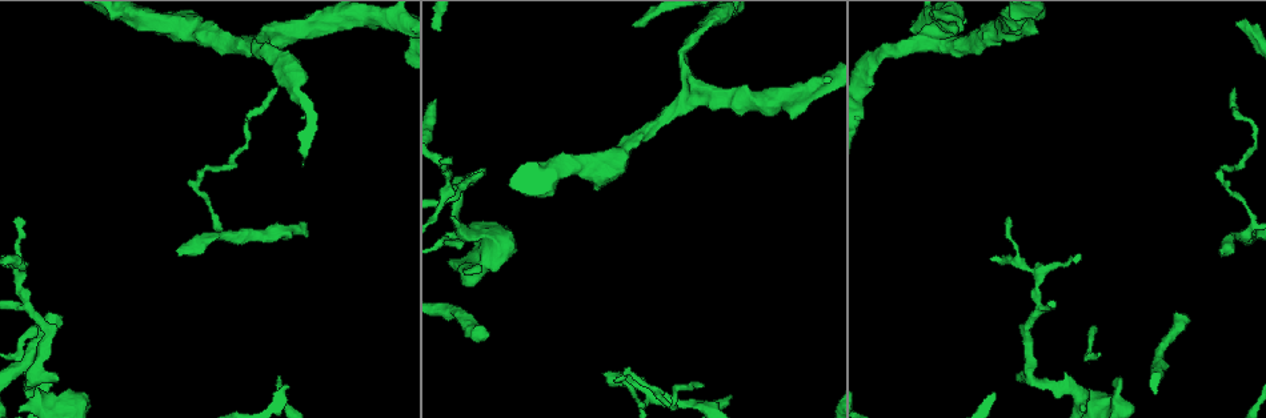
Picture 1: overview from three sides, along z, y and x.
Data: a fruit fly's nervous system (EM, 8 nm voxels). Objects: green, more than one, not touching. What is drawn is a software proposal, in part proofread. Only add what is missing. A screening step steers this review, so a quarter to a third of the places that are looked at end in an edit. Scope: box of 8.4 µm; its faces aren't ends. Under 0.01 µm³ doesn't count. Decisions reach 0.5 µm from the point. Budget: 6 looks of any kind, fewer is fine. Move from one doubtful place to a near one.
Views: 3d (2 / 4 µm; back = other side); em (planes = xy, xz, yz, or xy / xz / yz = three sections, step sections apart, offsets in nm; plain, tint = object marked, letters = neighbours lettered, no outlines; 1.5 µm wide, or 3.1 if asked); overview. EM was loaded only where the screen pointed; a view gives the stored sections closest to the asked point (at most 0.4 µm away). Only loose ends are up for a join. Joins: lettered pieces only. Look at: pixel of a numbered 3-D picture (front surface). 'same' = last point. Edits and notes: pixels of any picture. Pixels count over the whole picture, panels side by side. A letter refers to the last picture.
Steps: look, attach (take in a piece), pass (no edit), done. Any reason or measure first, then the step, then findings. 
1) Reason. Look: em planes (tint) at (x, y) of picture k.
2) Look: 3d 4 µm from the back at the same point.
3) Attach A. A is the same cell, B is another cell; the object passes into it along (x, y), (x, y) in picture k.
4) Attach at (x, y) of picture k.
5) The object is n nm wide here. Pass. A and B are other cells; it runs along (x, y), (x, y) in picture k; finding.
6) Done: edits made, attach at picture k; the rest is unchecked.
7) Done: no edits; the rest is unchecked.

Branch stops here. Look: 3d 4 µm at (444, 157) of picture 1.

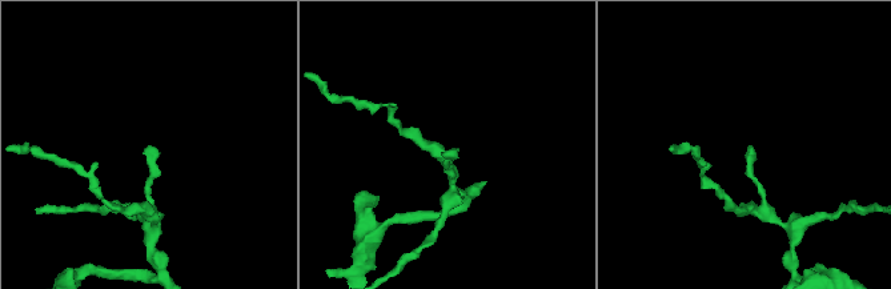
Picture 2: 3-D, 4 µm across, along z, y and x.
Need the tissue. Look: em planes (letters) at (445, 151) of picture 2.

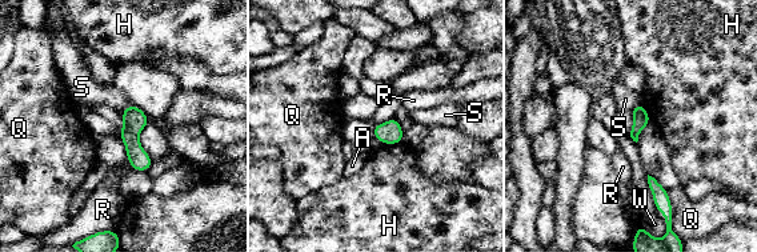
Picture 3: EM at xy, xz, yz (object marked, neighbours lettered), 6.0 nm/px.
Pass. A, H, Q, R, S and W are other cells; it runs along (132, 108), (132, 147), (145, 167) in picture 3; no lettered piece goes on from it.

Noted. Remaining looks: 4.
End of a long branch. Look: em xz step 8 (tint) at (61, 316) of picture 1.

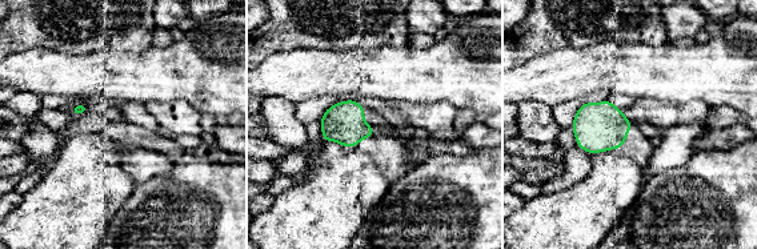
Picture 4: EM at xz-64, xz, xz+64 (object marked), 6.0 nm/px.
Another direction. Look: em planes (letters) at the same point.

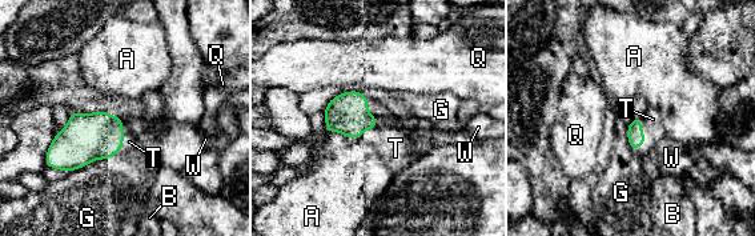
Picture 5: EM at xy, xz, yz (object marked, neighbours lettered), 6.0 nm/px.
The object is 110 nm wide here. Attach T. T is the same cell, A, B, G, Q and W are other cells; it goes on there.

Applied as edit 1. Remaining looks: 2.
Done: edits made, attach at picture 5; the rest is unchecked.

